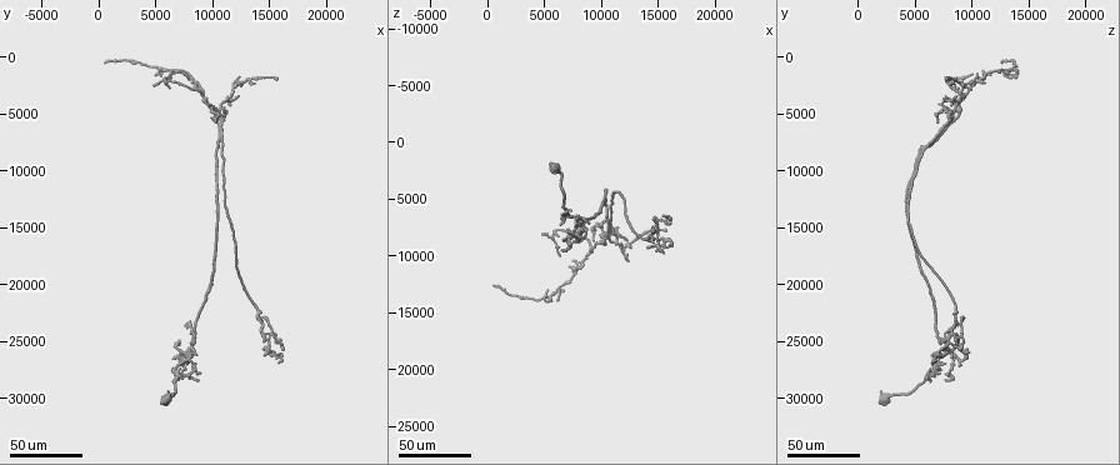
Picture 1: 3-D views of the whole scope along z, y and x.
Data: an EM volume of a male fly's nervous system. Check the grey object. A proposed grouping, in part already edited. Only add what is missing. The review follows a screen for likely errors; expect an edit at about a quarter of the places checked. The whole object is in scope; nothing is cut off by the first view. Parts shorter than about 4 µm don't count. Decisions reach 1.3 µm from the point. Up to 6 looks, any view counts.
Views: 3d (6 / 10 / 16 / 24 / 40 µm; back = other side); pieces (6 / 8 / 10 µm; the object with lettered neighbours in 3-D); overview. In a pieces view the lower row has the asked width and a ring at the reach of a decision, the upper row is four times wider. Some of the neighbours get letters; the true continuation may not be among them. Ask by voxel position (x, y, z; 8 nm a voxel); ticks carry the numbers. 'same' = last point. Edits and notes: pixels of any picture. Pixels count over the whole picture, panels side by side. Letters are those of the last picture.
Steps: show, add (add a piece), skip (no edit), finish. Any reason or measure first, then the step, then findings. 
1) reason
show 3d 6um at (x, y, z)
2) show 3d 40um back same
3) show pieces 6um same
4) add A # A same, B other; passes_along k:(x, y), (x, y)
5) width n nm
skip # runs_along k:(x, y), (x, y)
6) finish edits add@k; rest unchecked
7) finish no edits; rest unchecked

branch stops here
show 3d 40um at (13600, 2200, 8000)

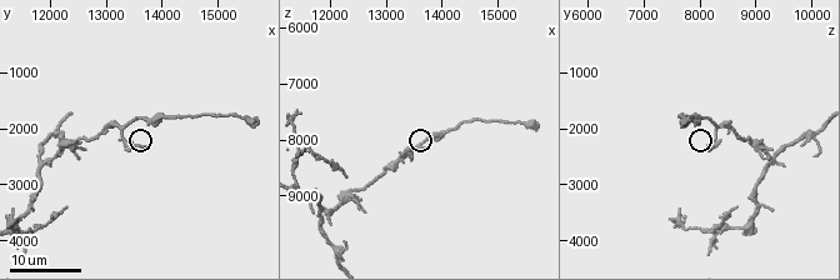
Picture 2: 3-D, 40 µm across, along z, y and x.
show pieces 6um at (13650, 2250, 8150)

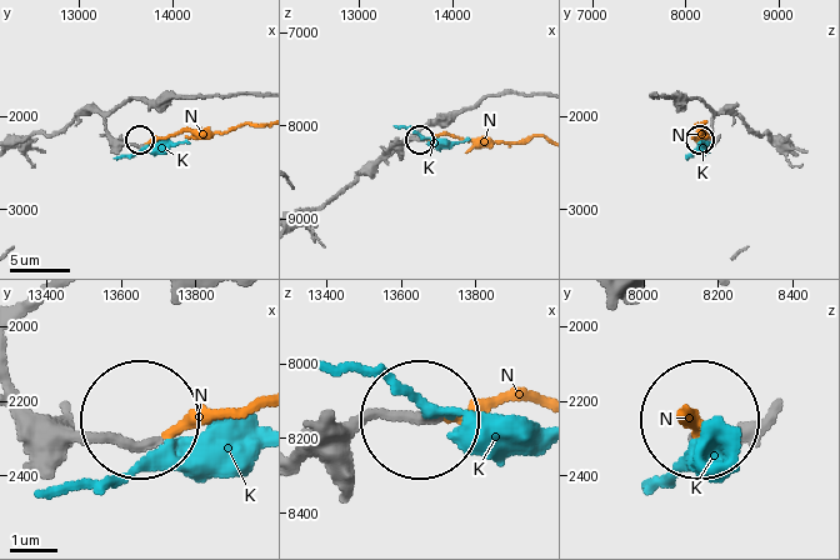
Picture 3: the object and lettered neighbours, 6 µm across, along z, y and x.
add N # K other, N same; passes_along 3:(113, 138), (144, 145), (186, 130), (225, 134), (258, 124); it goes on there

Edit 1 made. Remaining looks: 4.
an open end
show 3d 24um at (12400, 1800, 10400)

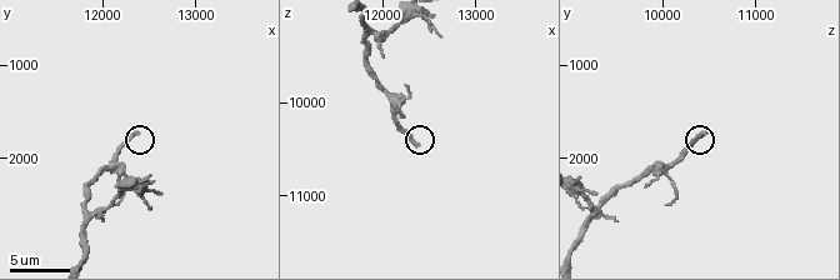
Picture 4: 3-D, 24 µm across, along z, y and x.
show pieces 6um at (12350, 1700, 10450)

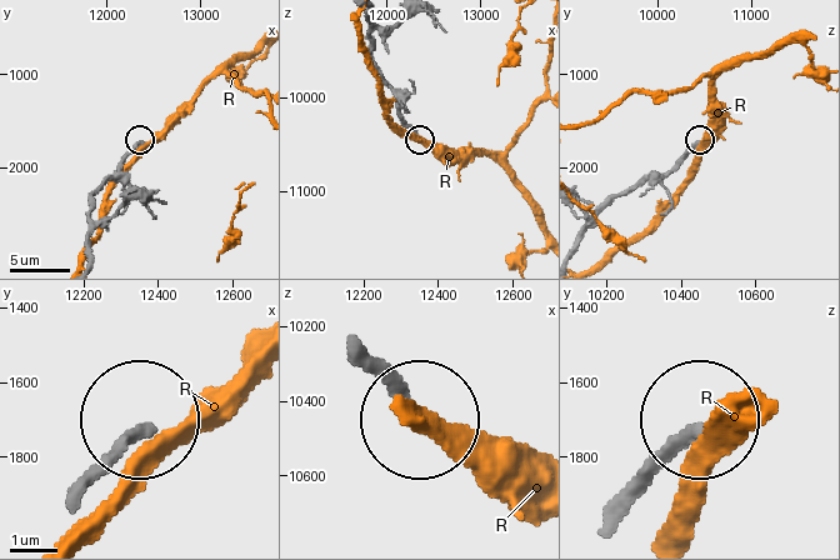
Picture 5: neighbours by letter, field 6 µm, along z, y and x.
skip # R other; runs_along 5:(641, 480), (698, 425); no lettered piece goes on from it

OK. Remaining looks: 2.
finish edits add@3; rest unchecked

